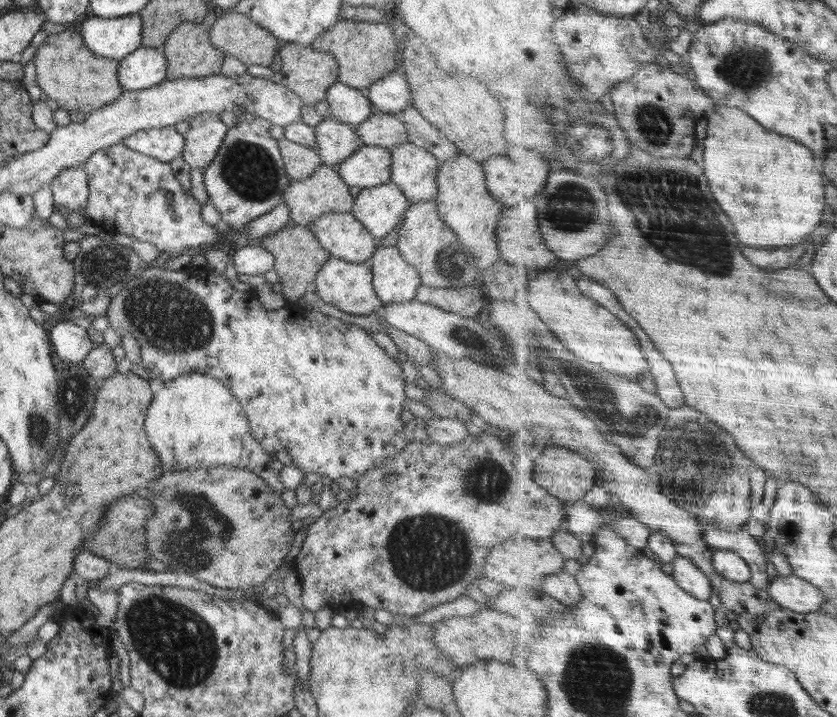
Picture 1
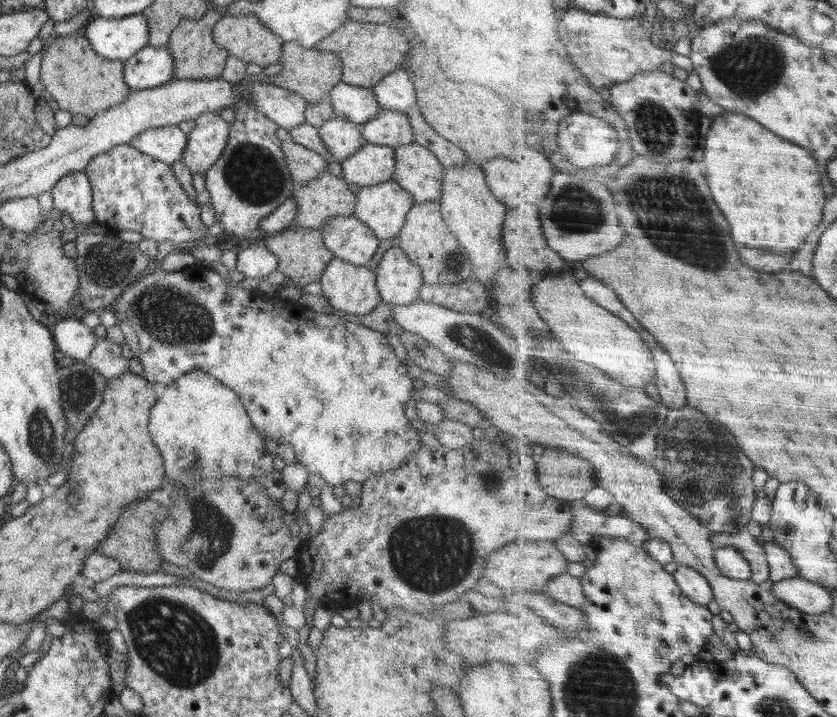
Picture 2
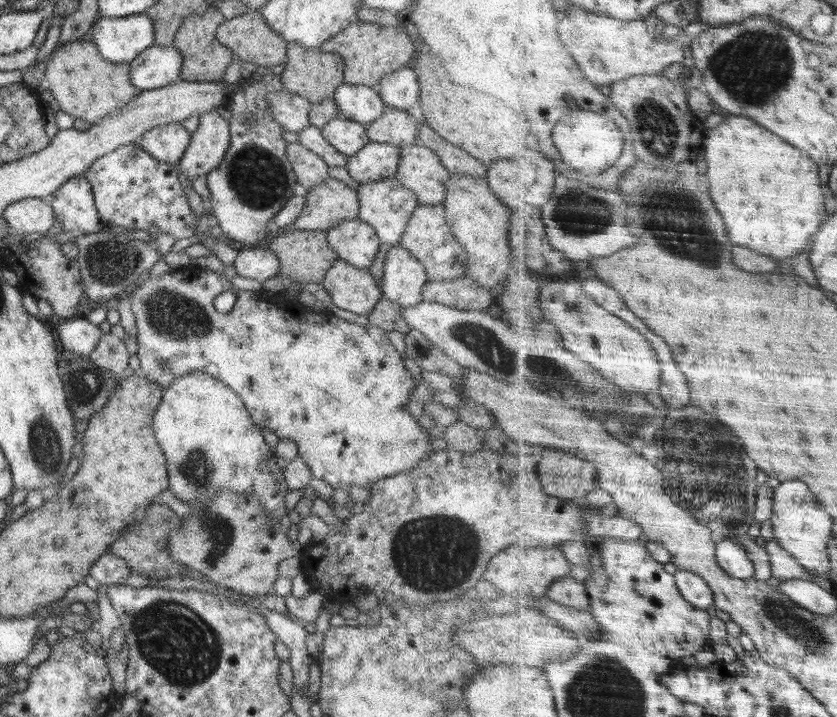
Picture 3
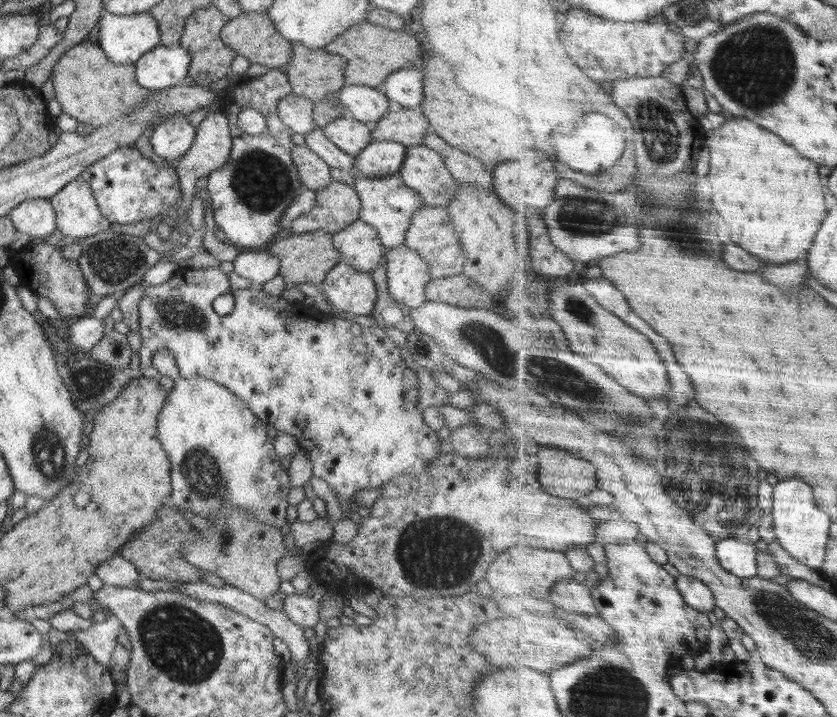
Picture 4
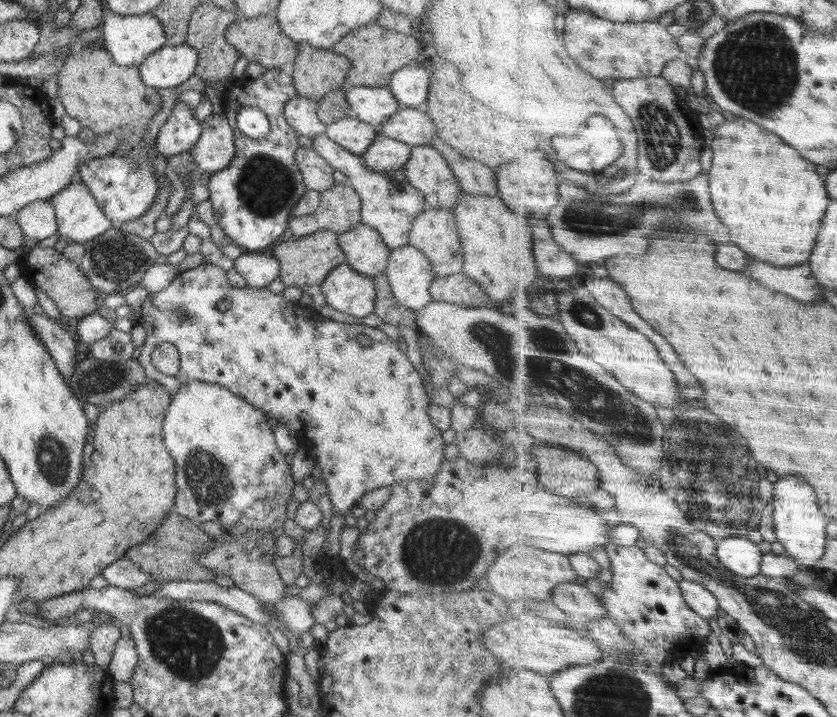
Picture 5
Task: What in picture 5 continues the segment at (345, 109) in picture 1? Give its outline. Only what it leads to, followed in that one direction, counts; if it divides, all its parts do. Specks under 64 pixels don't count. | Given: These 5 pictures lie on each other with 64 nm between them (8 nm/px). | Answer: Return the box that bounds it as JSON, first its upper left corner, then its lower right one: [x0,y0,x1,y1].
[346,87,404,127]

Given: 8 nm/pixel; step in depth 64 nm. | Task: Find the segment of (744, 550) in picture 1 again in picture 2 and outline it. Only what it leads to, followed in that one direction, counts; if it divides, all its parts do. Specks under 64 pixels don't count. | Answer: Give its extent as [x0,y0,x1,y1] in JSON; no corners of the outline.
[713,531,771,584]

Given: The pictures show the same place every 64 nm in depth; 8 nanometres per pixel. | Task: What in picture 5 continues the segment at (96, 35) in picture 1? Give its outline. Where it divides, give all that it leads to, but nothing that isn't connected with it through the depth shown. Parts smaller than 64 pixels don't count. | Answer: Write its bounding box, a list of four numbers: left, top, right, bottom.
[102,10,166,67]

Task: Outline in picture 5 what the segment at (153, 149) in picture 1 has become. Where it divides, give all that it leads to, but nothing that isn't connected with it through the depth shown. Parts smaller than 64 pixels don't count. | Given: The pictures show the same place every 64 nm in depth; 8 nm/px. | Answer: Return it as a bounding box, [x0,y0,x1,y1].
[155,101,202,157]

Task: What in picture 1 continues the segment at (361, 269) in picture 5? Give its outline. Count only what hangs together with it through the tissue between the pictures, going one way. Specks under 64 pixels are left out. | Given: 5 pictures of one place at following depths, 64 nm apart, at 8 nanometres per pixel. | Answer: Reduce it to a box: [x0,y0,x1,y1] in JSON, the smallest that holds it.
[308,212,379,264]

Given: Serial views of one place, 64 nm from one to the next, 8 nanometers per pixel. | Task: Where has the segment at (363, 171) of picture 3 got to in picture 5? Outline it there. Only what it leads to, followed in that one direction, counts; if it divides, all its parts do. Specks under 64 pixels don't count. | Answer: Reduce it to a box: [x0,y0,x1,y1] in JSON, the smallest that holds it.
[360,135,412,171]

